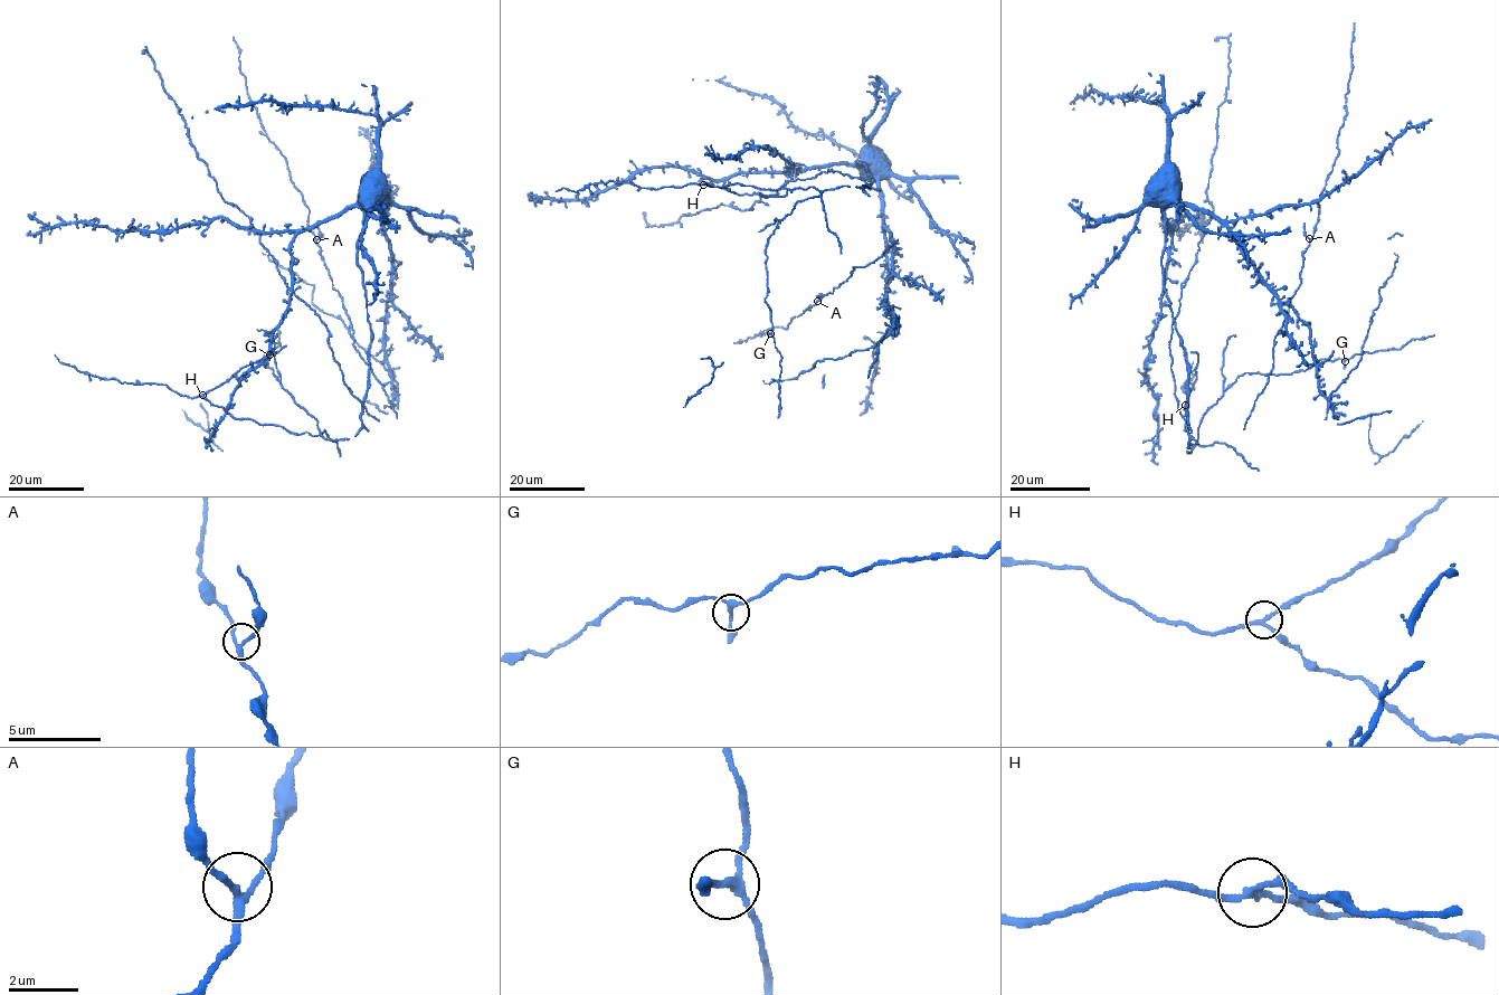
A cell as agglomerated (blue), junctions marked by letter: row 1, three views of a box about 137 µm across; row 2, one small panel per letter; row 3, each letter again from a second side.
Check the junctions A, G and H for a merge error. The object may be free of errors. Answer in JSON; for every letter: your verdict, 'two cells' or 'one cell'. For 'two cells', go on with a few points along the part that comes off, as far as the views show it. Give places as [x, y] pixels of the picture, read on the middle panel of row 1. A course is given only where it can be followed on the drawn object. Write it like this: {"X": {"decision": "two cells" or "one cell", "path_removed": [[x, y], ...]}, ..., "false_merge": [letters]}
{"A": {"decision": "one cell"}, "G": {"decision": "one cell"}, "H": {"decision": "two cells", "path_removed": [[703, 183], [742, 195], [784, 196], [787, 189]]}, "false_merge": ["H"]}

